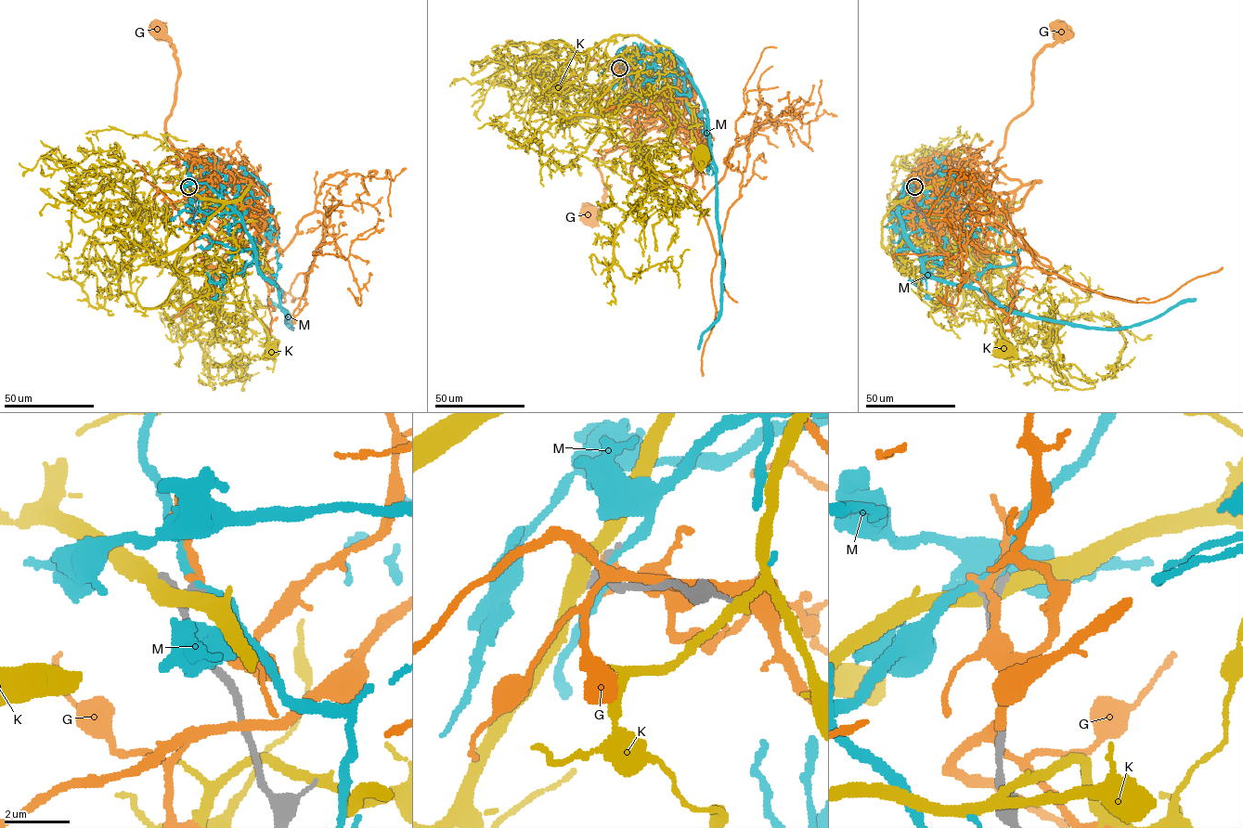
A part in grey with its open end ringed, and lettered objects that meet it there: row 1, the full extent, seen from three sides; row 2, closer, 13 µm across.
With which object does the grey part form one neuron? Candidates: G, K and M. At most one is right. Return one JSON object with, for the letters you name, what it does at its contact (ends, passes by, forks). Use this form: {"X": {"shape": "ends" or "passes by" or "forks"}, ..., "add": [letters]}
{"add": []}

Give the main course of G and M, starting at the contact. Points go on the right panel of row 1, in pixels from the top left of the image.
G: (912, 187), (921, 166), (987, 192), (1020, 185), (993, 161), (1031, 103), (1033, 60), (1055, 25)
M: (912, 187), (902, 189), (898, 213), (921, 266), (1014, 311), (1124, 329), (1196, 299)

